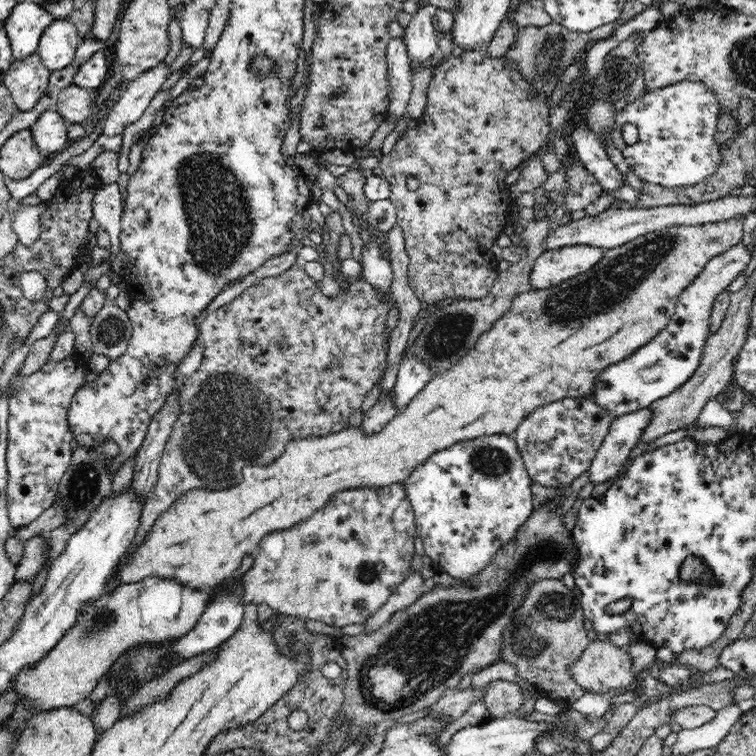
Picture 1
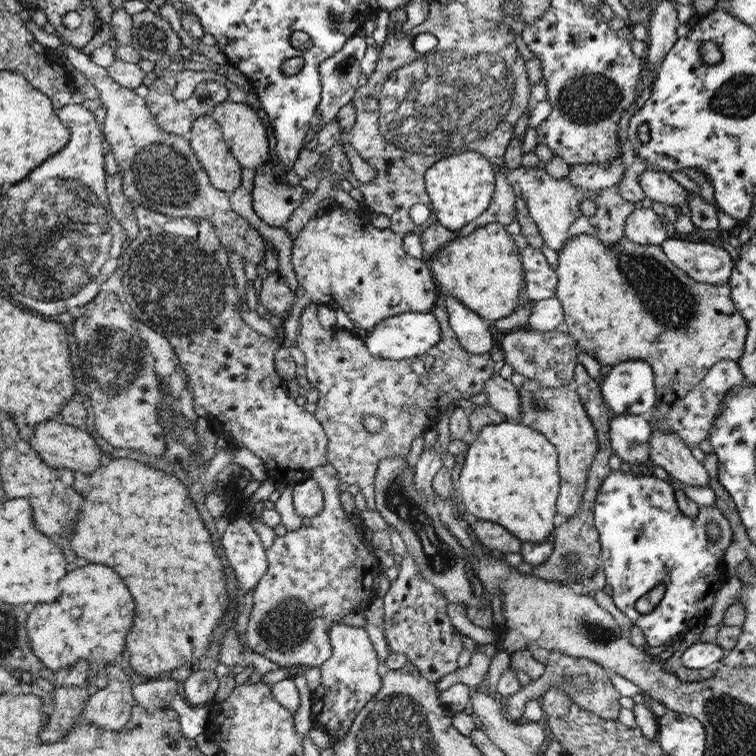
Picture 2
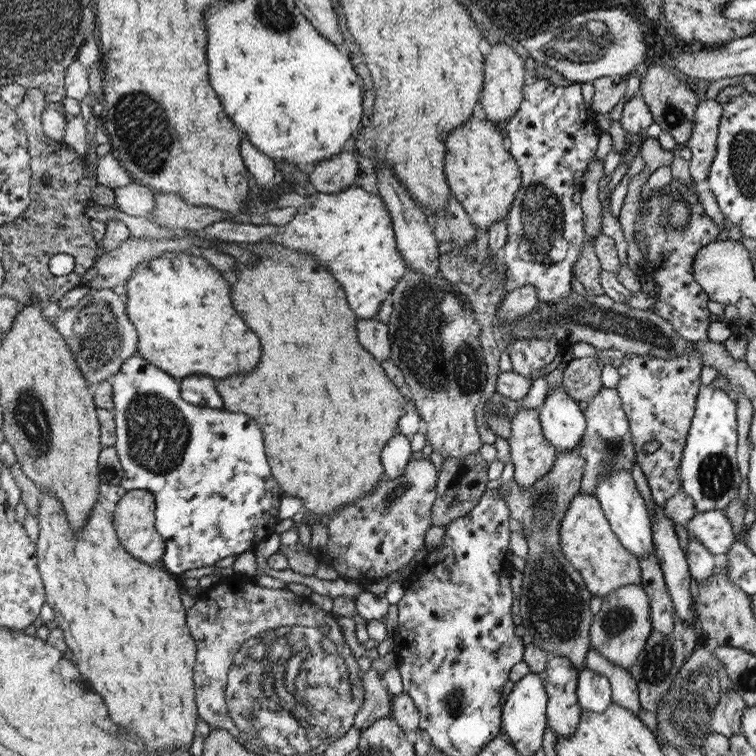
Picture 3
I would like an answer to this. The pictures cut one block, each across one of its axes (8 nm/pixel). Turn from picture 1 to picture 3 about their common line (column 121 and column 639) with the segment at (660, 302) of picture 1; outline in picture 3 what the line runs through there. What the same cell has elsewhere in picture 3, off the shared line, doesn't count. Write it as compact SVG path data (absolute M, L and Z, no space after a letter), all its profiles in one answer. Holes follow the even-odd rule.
M578 493L560 521L560 546L594 597L604 597L630 584L641 585L639 560L620 544L594 495Z

